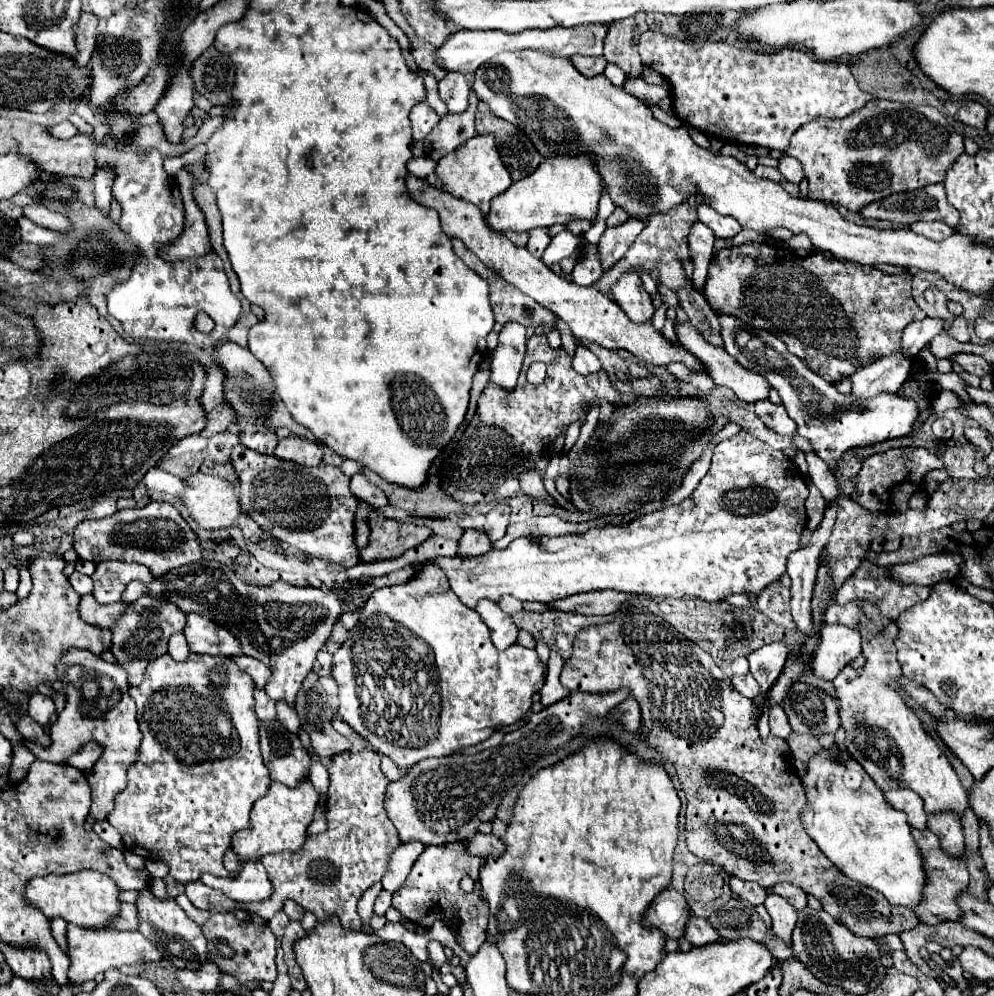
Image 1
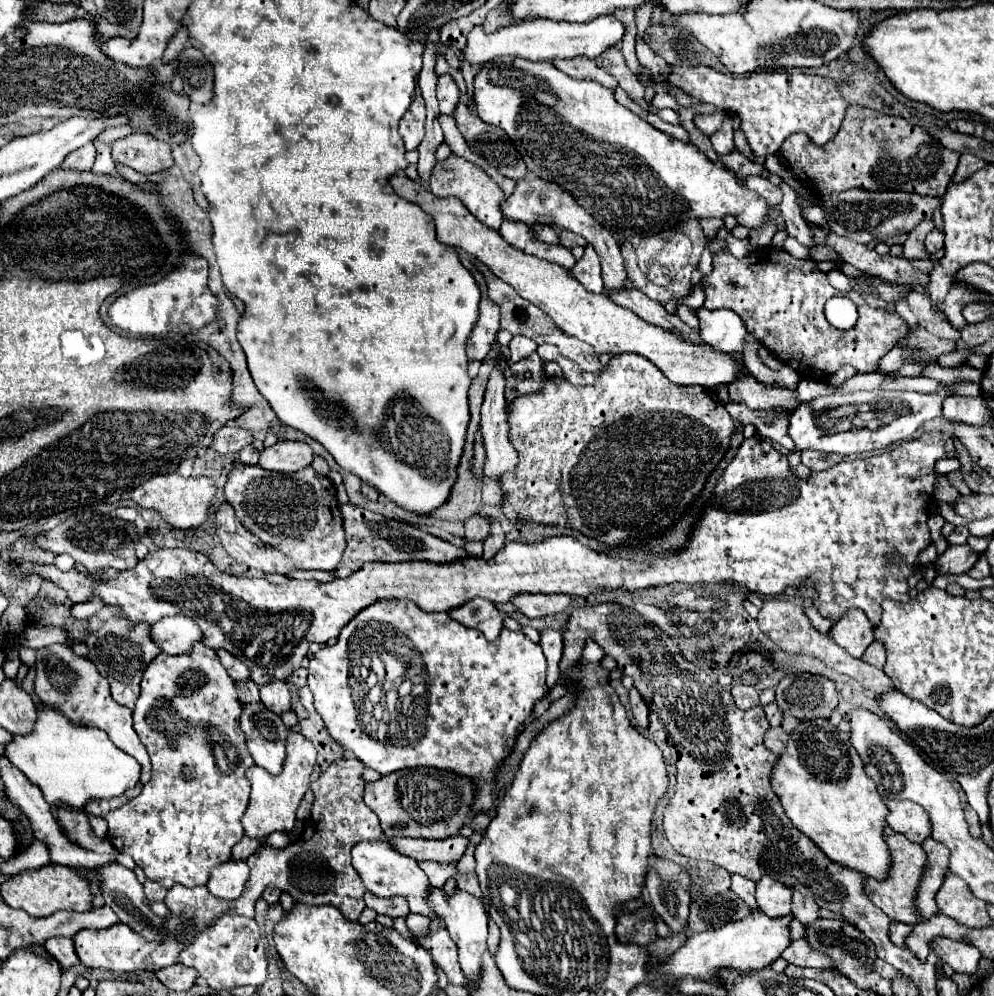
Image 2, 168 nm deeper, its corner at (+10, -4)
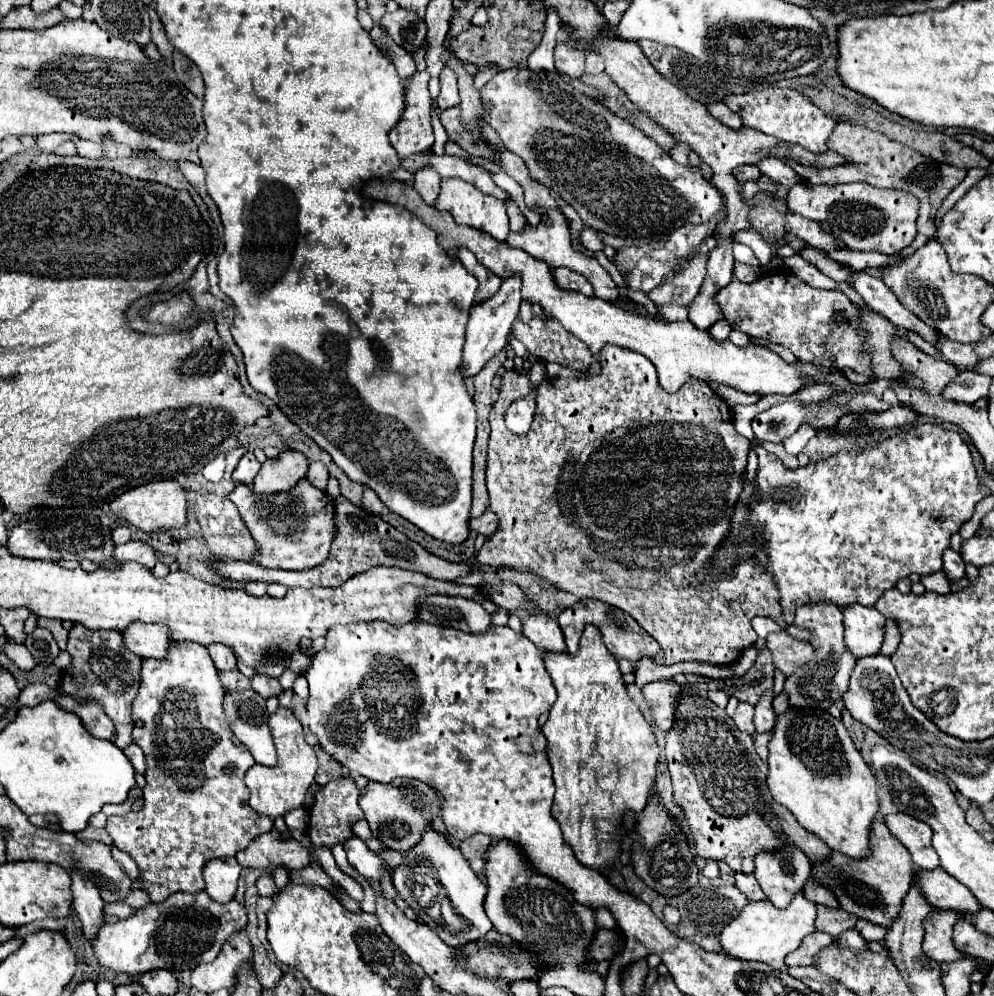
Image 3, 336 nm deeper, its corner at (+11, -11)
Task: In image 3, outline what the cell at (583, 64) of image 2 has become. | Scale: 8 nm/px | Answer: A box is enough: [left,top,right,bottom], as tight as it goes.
[554,43,584,77]

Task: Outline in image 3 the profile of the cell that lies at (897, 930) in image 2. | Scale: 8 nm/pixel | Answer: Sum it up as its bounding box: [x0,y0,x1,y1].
[855,919,888,941]

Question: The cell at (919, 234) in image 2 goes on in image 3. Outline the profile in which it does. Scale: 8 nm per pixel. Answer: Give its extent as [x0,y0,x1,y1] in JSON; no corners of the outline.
[788,123,966,235]

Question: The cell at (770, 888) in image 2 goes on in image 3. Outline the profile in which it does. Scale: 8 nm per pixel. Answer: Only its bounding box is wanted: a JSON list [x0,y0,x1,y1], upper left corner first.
[754,847,810,907]

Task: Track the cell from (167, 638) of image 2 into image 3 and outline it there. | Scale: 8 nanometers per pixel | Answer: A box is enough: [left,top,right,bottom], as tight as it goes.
[124,623,172,659]

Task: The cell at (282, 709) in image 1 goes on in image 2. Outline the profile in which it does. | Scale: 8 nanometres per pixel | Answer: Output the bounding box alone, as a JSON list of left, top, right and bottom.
[261,682,291,714]

